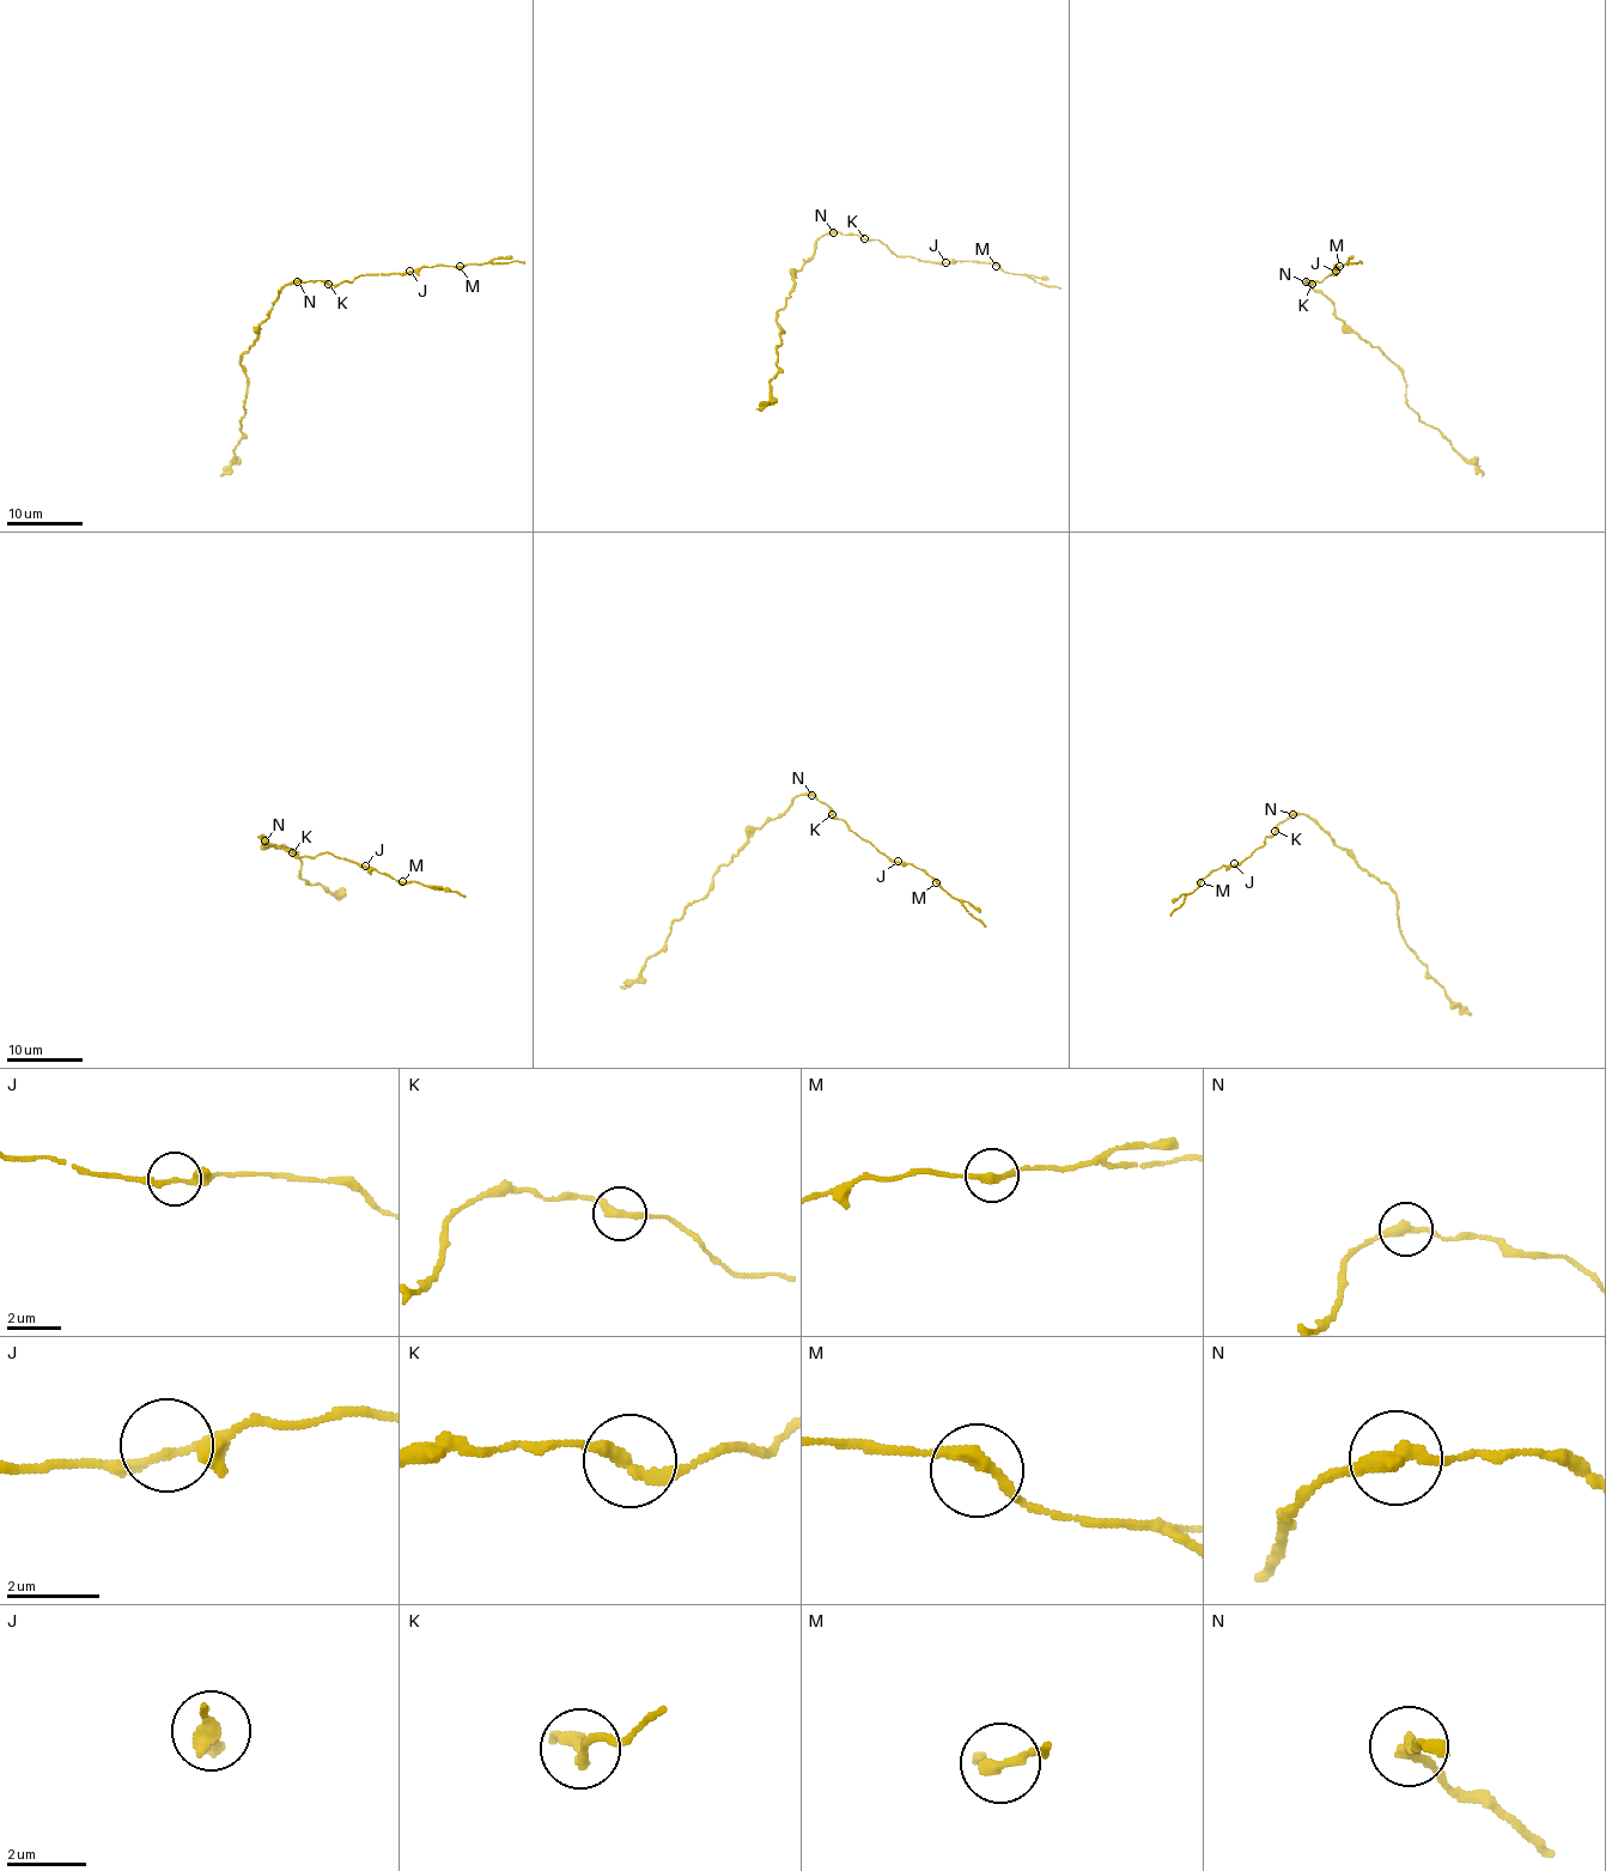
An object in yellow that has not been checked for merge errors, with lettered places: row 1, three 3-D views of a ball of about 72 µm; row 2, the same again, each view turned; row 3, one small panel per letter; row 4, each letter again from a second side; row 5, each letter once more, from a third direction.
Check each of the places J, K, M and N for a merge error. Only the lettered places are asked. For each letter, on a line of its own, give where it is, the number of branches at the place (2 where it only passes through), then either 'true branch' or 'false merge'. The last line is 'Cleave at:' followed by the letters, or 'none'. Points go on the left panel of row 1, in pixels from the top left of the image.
J: place (409, 271); branches 2; true branch
K: place (328, 284); branches 2; true branch
M: place (460, 266); branches 2; true branch
N: place (297, 281); branches 2; false merge
Cleave at: N

